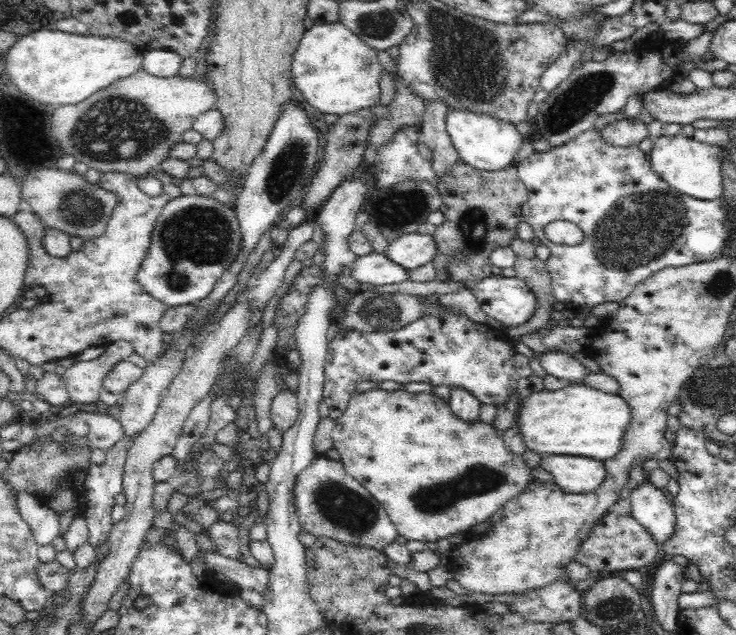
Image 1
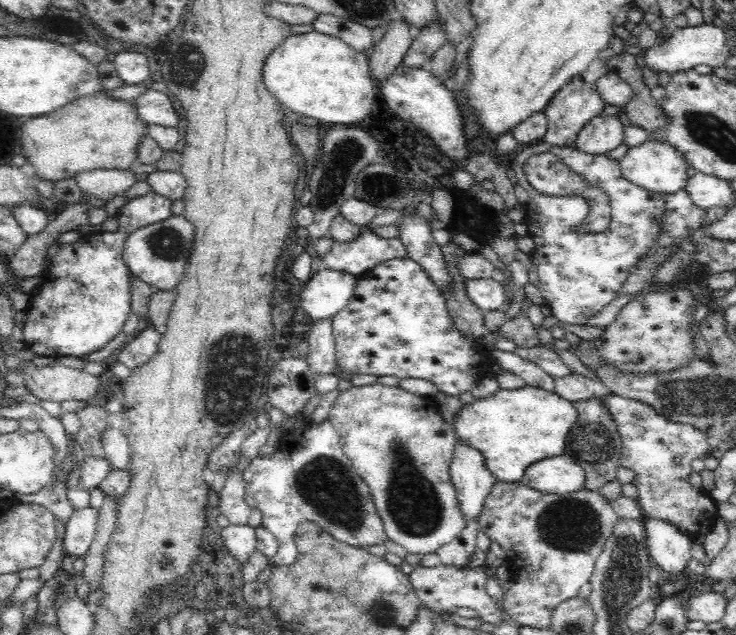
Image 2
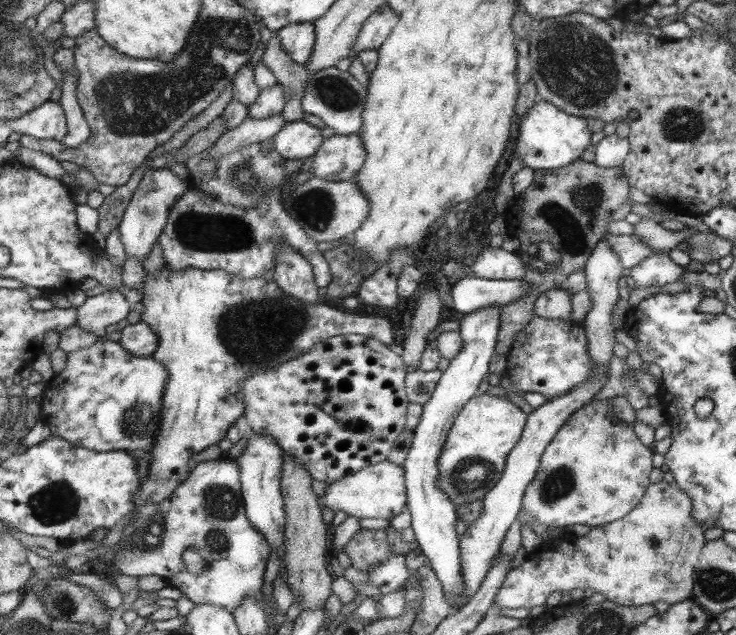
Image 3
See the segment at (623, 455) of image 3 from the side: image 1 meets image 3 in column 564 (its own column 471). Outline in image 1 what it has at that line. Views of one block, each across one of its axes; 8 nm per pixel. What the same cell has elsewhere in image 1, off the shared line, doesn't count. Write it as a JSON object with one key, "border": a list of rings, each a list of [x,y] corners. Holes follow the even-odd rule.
{"border":[[[374,388],[360,394],[353,393],[344,414],[335,420],[335,427],[331,432],[333,448],[336,448],[340,453],[345,471],[361,485],[364,485],[364,488],[368,489],[368,492],[384,507],[400,536],[404,536],[407,540],[422,540],[422,542],[446,538],[450,534],[460,532],[460,530],[467,533],[475,525],[484,523],[487,517],[503,508],[509,500],[523,493],[527,486],[536,480],[534,471],[528,466],[523,455],[511,452],[505,445],[501,434],[502,432],[498,431],[492,424],[483,422],[479,418],[476,418],[474,423],[466,423],[465,420],[458,419],[451,411],[447,401],[431,392],[410,393],[403,389],[385,391]]]}

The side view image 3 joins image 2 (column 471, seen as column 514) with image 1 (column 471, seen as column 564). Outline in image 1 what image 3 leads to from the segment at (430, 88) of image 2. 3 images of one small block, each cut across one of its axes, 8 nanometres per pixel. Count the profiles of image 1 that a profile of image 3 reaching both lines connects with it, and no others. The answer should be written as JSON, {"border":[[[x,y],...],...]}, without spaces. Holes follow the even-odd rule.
{"border":[[[464,109],[448,110],[445,126],[459,159],[469,167],[481,171],[499,171],[516,167],[515,157],[526,141],[526,137],[522,136],[514,125],[483,113],[467,112]]]}

